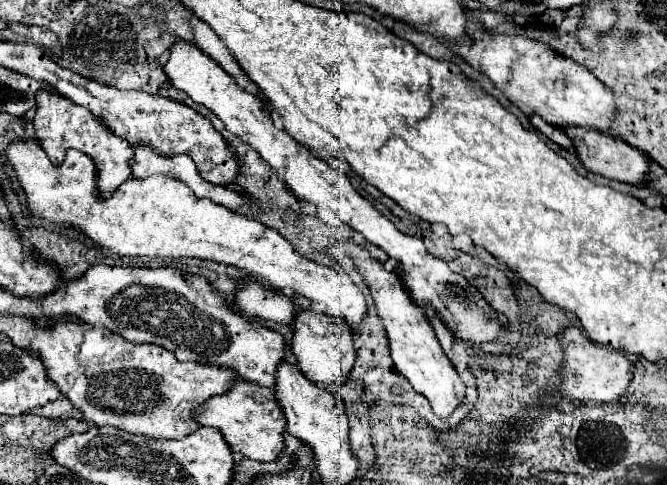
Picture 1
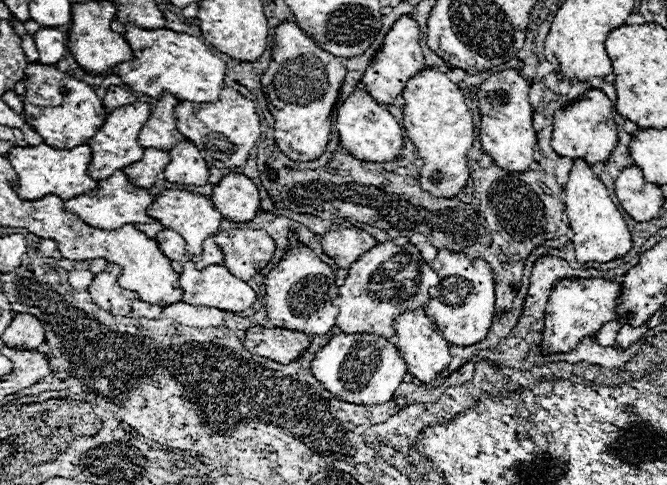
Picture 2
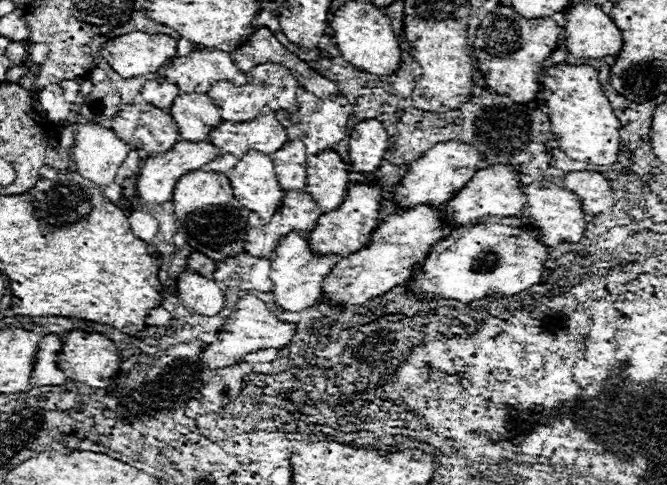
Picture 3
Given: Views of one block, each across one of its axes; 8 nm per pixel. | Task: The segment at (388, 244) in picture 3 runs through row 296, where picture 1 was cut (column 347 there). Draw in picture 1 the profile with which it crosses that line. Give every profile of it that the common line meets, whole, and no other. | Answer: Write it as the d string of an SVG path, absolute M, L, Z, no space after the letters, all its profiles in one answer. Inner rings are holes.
M298 310L292 326L294 326L292 352L298 358L298 366L302 374L306 374L308 380L322 386L346 380L356 358L354 346L352 346L352 330L346 322L338 316L320 314L312 310Z

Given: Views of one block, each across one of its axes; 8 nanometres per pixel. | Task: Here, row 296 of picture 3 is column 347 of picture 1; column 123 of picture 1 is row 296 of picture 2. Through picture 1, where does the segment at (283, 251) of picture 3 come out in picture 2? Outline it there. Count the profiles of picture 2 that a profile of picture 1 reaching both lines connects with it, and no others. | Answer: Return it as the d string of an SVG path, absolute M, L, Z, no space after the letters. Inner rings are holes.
M184 262L182 266L184 266L184 270L182 270L176 284L184 290L184 302L186 304L220 308L220 310L226 310L226 312L242 312L242 310L248 310L248 308L254 306L256 292L244 280L232 276L226 266L212 264L204 270L196 270L196 266L192 262Z

